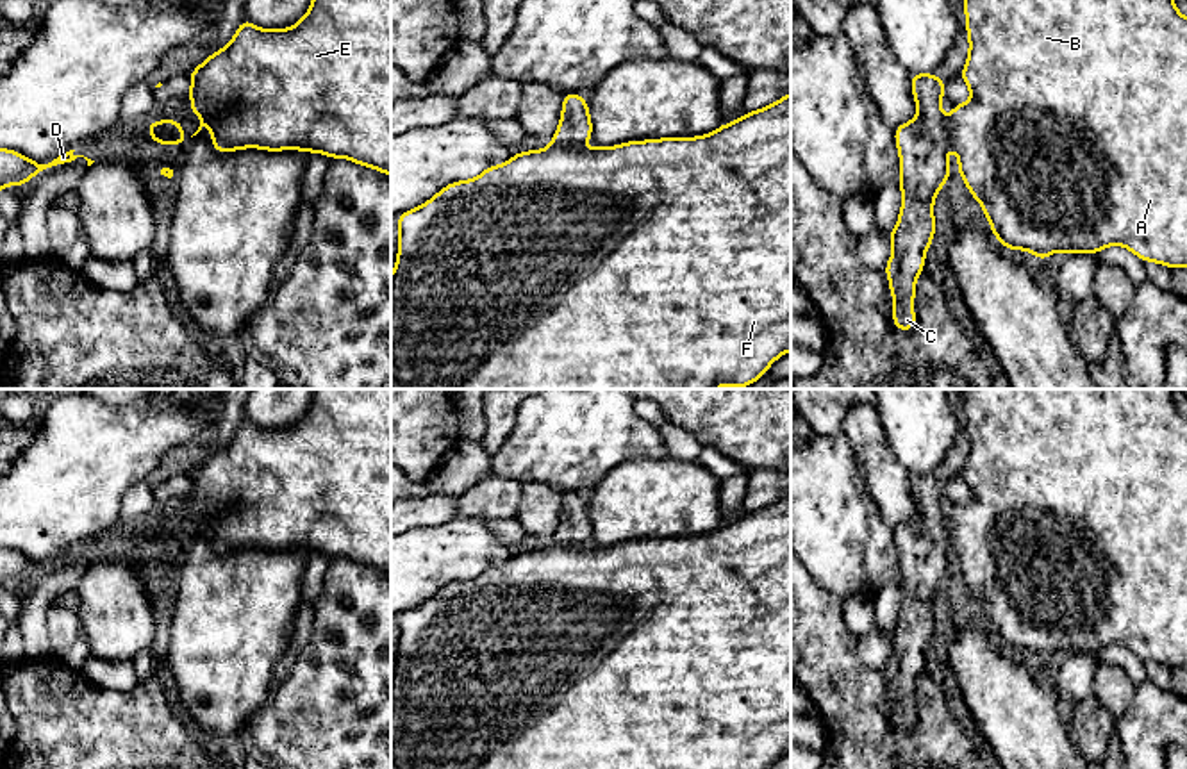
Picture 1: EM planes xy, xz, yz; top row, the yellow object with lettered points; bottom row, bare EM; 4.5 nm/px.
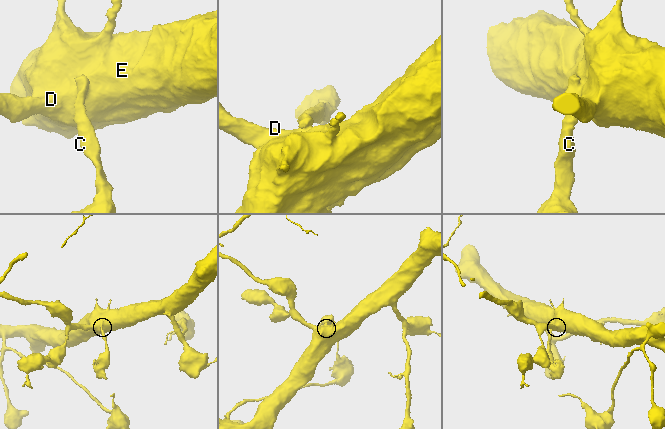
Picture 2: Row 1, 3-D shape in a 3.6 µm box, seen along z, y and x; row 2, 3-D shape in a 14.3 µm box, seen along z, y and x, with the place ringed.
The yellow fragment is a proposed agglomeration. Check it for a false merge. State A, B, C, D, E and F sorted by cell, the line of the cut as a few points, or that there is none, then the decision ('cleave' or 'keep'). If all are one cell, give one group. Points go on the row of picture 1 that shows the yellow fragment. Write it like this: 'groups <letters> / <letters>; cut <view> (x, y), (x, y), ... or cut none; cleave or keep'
groups A B D E F / C; cut xy (157, 138), (179, 136), (184, 141); cleave

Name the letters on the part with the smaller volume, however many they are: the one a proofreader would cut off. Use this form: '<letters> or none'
C

